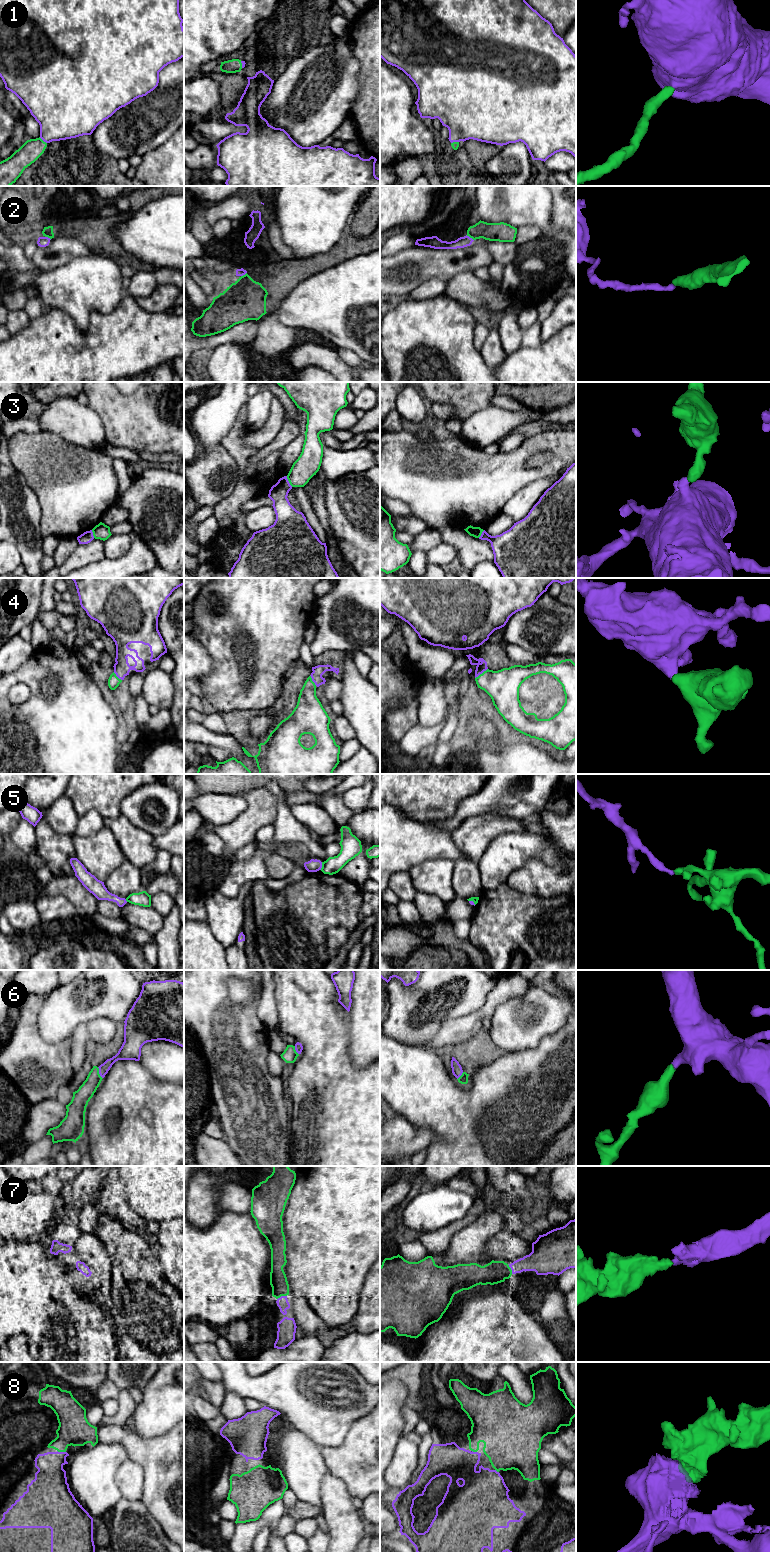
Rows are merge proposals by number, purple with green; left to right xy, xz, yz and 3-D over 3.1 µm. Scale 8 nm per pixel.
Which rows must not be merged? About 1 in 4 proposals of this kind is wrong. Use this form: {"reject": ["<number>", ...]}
{"reject": ["2", "3", "5"]}

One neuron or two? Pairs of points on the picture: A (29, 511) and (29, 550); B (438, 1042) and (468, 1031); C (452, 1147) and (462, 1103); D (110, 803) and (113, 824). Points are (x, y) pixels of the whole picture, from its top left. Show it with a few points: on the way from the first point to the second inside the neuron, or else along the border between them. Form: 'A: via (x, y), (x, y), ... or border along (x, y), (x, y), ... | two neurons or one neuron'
A: via (29, 521), (29, 540) | one neuron
B: via (445, 1037), (454, 1031), (461, 1031) | one neuron
C: via (462, 1136), (462, 1114) | one neuron
D: border along (121, 814), (114, 818), (104, 818) | two neurons

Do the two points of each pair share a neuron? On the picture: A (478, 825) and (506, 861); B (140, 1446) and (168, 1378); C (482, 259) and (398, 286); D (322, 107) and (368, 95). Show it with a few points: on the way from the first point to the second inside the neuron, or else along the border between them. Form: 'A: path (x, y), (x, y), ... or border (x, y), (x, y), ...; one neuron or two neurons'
A: border (512, 832), (499, 833), (489, 843), (479, 862); two neurons
B: border (167, 1431), (152, 1437), (140, 1437), (132, 1432); two neurons
C: path (461, 261), (457, 265), (421, 265), (419, 267); one neuron
D: border (359, 75), (361, 90), (354, 101), (350, 115); two neurons

